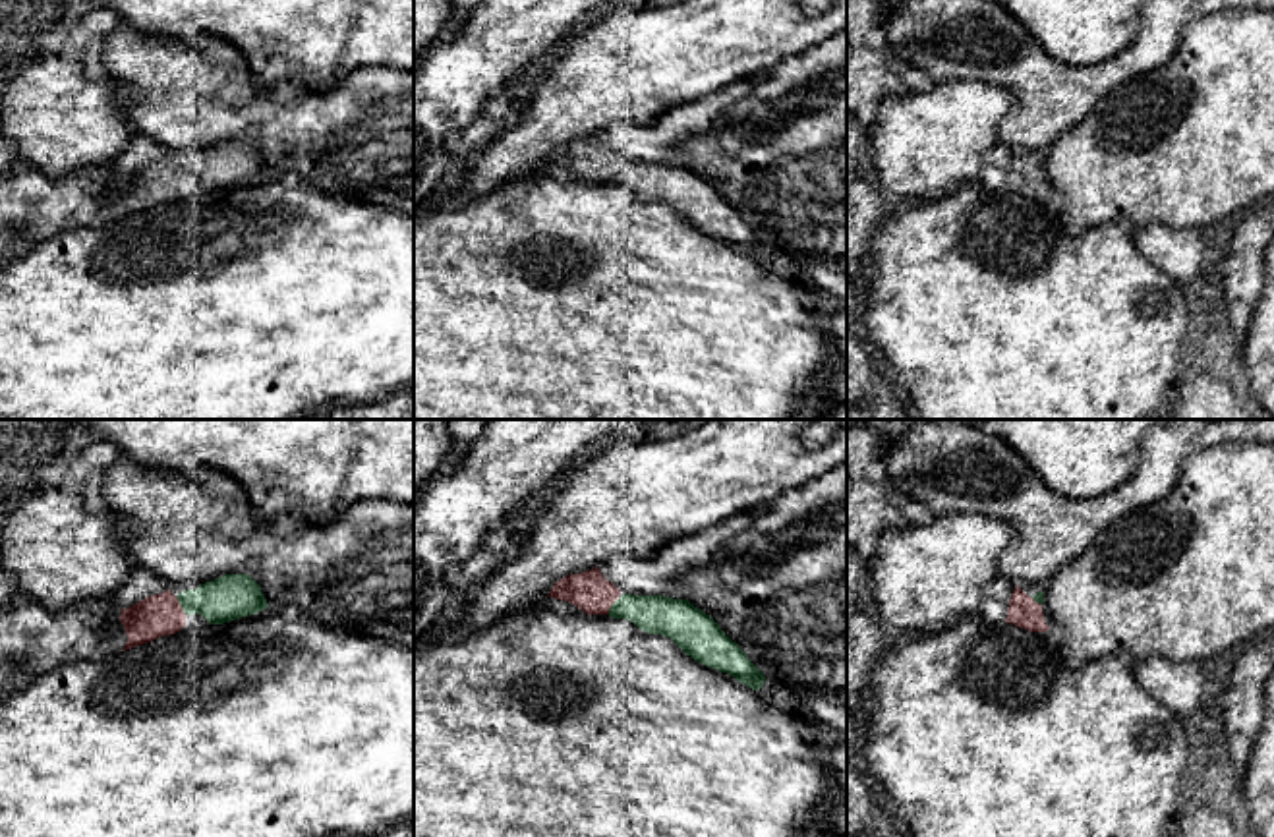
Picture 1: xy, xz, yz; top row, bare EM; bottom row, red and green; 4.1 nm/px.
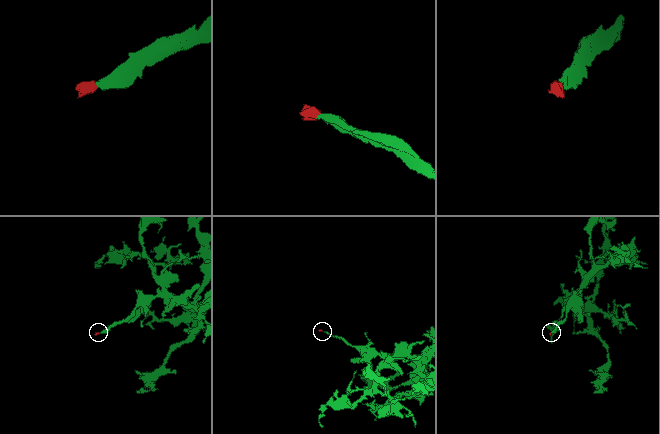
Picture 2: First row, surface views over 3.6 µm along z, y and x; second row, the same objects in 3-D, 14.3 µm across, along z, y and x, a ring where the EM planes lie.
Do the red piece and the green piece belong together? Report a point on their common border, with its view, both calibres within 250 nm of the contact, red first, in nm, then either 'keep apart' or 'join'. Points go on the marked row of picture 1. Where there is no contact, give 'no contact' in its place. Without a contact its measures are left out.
xy (180, 606) | 180/190 nm | join

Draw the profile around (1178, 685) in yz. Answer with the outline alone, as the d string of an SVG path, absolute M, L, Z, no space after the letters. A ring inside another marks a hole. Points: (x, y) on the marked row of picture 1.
M1162 655L1131 663L1143 690L1181 719L1189 723L1197 719L1206 690L1206 665Z

